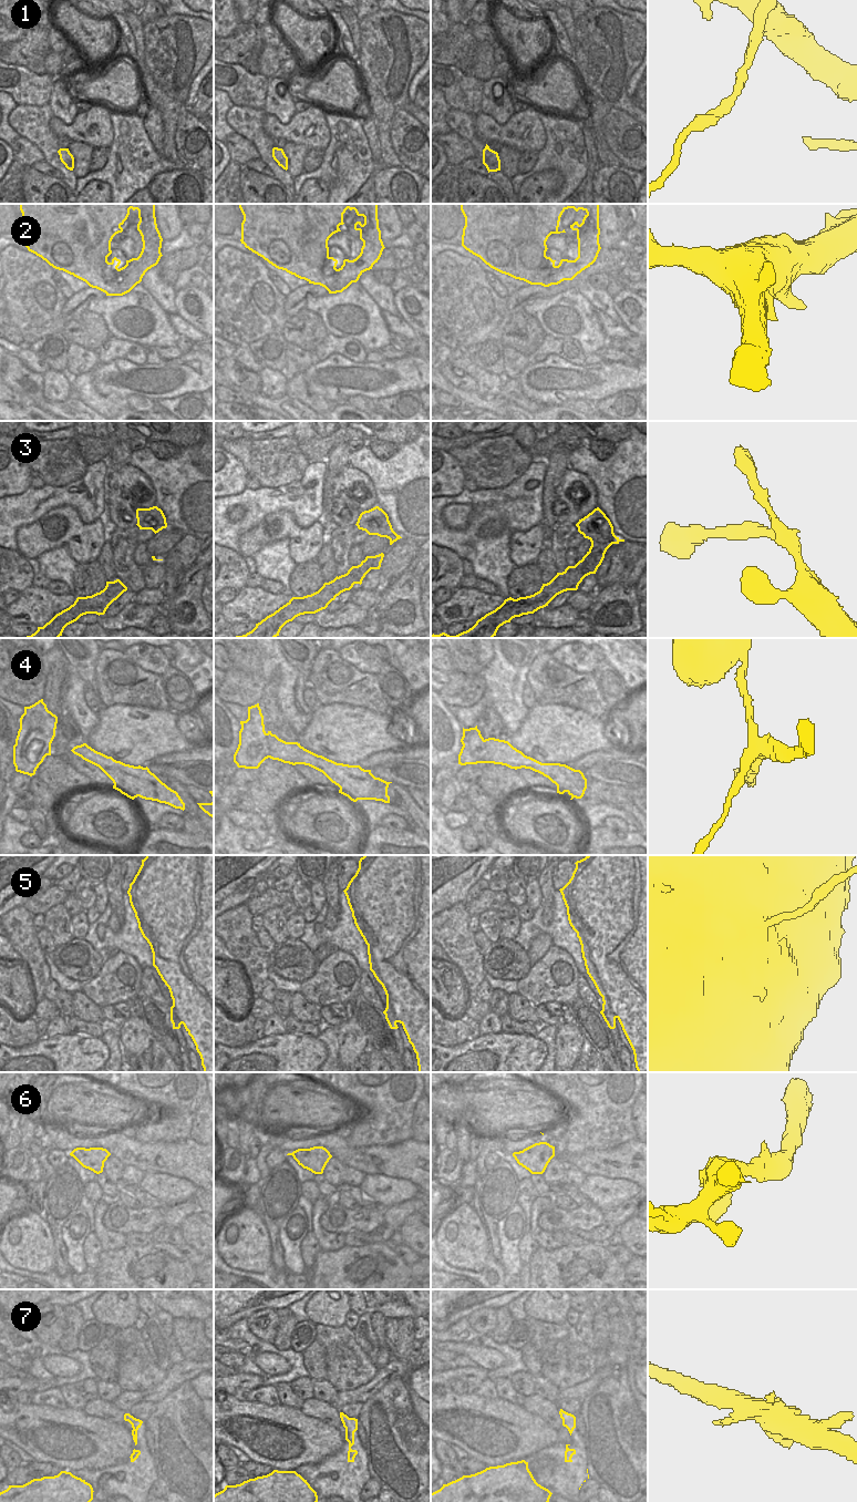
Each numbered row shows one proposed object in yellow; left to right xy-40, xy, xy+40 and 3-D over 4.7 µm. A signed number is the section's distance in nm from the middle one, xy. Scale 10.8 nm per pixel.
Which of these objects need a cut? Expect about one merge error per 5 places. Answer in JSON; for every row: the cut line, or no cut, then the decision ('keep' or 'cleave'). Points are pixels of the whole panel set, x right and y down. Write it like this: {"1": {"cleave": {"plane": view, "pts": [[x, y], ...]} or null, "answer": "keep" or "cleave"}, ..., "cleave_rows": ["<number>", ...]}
{"1": {"cleave": null, "answer": "keep"}, "2": {"cleave": null, "answer": "keep"}, "3": {"cleave": null, "answer": "keep"}, "4": {"cleave": {"plane": "xy+40", "pts": [[485, 740], [473, 753], [481, 762]]}, "answer": "cleave"}, "5": {"cleave": {"plane": "xy+40", "pts": [[580, 936], [588, 946], [590, 958], [616, 1017]]}, "answer": "cleave"}, "6": {"cleave": null, "answer": "keep"}, "7": {"cleave": null, "answer": "keep"}, "cleave_rows": ["4", "5"]}

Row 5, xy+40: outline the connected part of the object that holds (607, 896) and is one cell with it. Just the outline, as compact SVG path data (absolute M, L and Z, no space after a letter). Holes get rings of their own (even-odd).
M587 855L575 864L571 878L559 889L569 924L589 946L611 1010L633 1050L638 1072L648 1072L648 855Z

